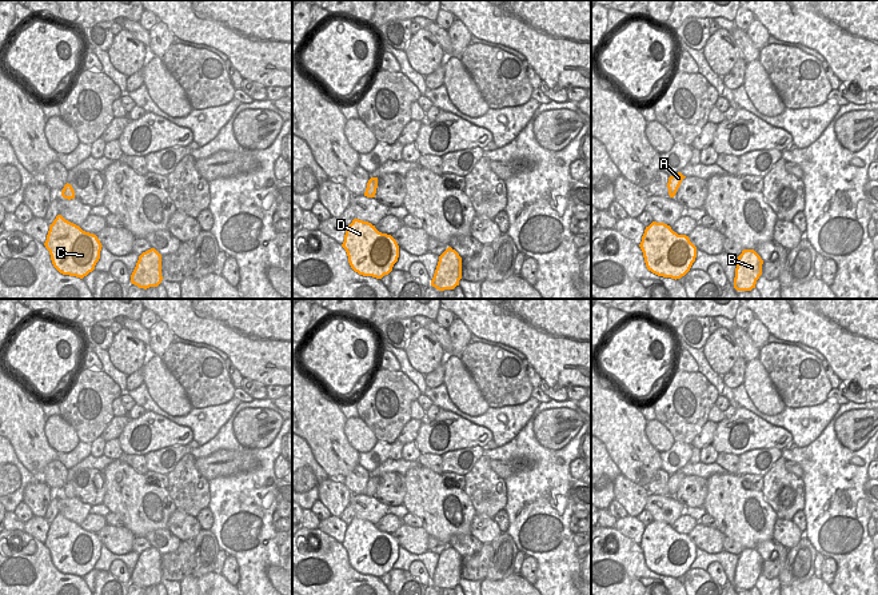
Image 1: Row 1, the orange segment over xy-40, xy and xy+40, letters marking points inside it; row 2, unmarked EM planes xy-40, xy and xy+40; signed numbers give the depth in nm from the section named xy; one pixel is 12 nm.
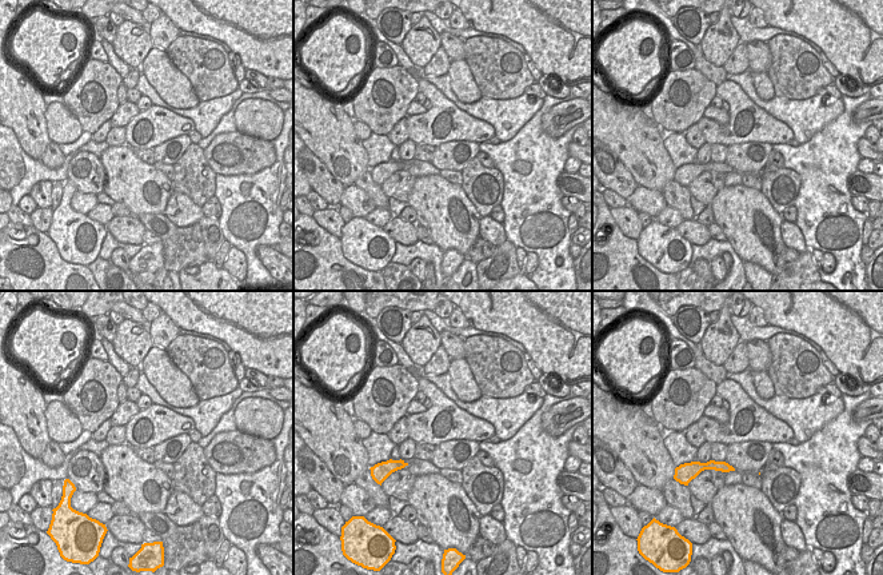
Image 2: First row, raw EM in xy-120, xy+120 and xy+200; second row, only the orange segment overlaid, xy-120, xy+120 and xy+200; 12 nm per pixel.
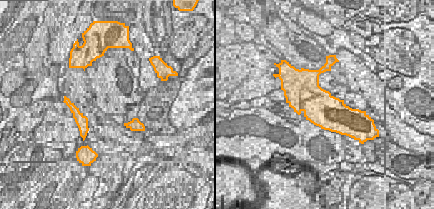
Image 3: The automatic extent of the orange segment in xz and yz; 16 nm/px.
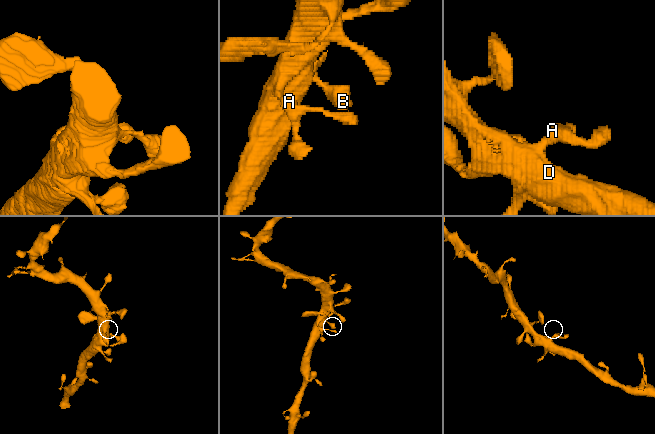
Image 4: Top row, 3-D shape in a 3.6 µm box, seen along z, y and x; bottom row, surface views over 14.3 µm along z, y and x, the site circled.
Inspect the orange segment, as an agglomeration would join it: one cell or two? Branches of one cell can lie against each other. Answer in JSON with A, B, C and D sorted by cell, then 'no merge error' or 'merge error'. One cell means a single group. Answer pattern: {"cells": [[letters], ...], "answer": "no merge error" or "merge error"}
{"cells": [["A", "B", "C", "D"]], "answer": "no merge error"}

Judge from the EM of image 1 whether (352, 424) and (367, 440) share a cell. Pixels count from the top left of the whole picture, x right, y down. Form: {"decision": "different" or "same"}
{"decision": "same"}

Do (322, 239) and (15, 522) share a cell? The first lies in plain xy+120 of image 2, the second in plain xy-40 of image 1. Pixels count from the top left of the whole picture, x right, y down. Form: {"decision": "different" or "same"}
{"decision": "different"}

